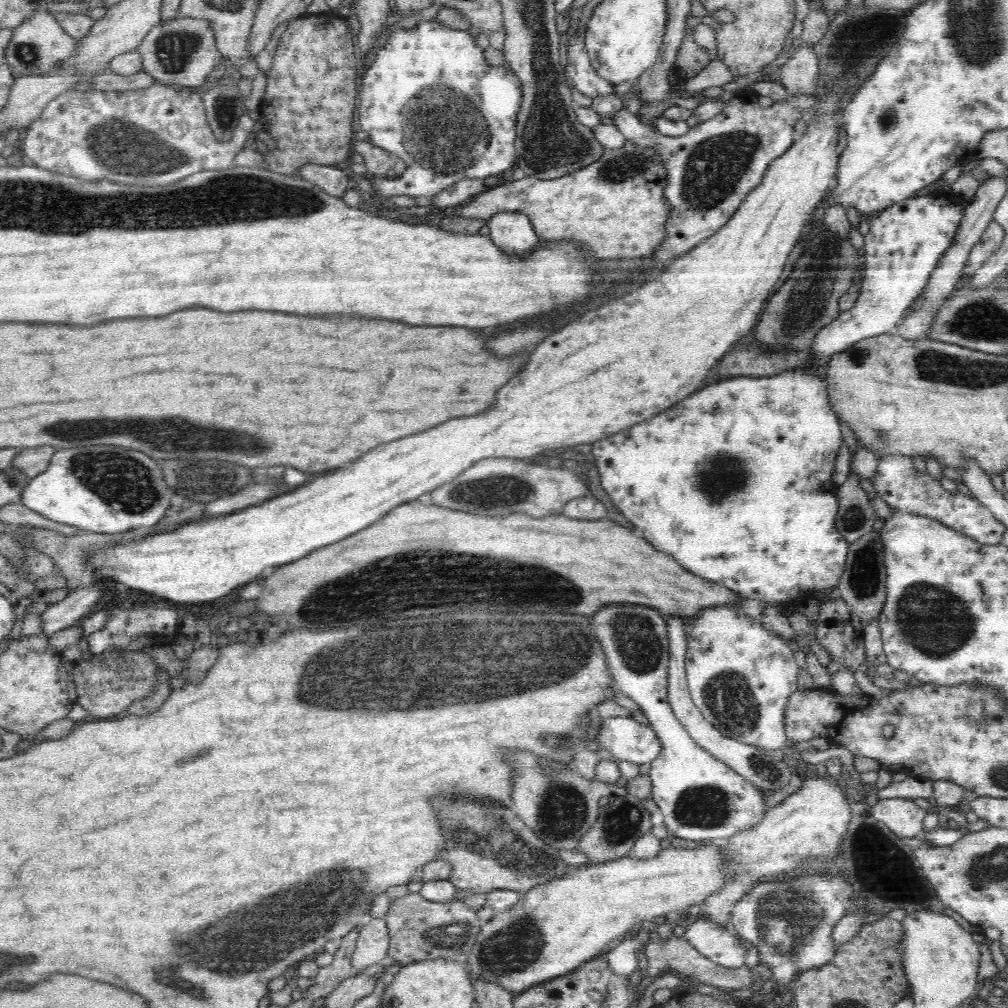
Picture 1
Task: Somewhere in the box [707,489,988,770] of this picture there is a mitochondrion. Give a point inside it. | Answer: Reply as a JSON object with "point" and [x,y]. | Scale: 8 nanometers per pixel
{"point":[931,619]}

